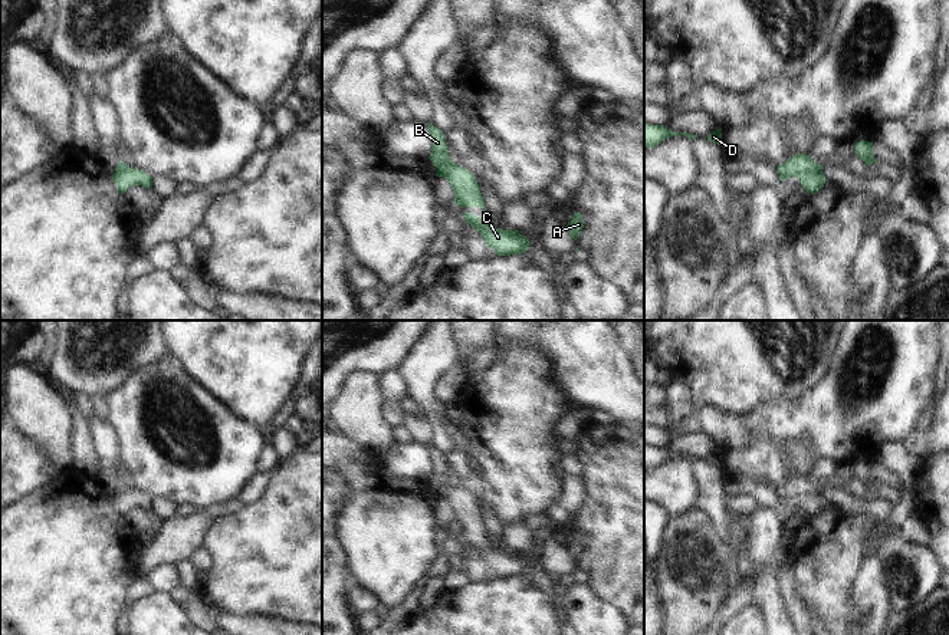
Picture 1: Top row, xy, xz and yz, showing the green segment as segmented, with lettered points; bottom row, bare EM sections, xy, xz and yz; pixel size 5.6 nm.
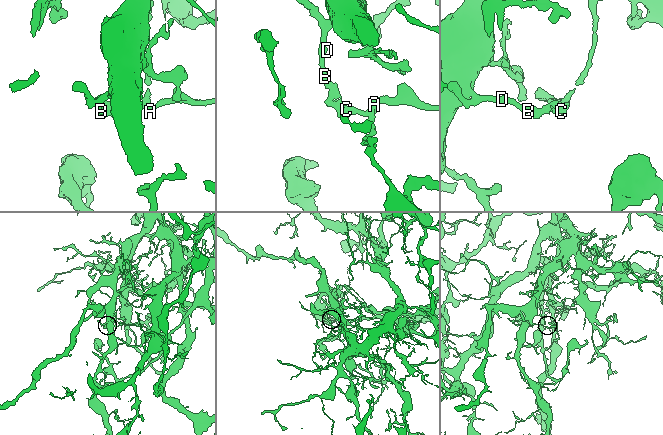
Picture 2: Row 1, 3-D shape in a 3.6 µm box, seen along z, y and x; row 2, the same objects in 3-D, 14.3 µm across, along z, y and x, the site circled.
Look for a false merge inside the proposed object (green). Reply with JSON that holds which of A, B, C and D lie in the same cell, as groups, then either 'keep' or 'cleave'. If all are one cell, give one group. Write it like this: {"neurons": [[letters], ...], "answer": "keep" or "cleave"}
{"neurons": [["A", "C"], ["B", "D"]], "answer": "cleave"}

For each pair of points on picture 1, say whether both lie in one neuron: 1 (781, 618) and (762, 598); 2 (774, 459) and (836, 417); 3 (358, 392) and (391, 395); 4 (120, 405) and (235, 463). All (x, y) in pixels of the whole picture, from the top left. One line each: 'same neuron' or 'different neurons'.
1: same neuron
2: same neuron
3: different neurons
4: same neuron

